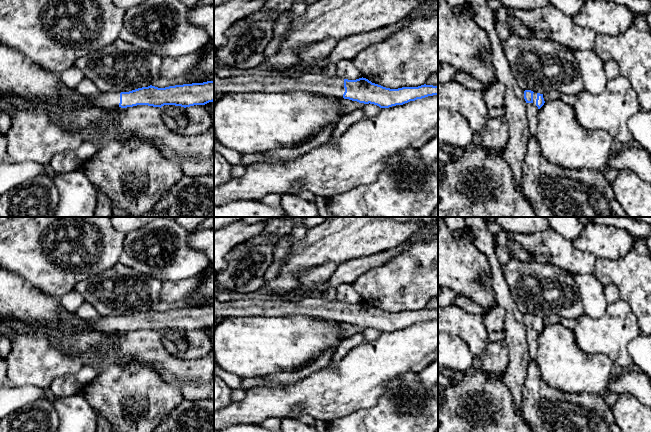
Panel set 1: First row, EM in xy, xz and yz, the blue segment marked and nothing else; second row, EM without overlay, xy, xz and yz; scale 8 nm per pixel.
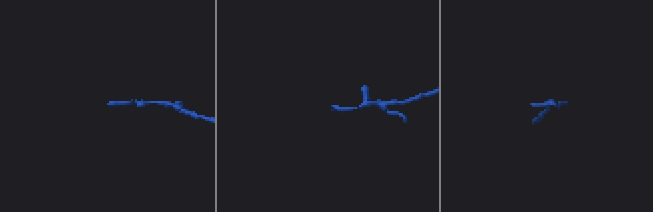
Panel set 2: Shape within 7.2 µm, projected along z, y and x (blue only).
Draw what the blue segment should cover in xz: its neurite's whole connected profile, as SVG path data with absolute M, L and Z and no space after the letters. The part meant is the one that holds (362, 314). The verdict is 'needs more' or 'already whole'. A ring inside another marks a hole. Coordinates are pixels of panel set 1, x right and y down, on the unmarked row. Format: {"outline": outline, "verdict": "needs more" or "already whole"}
{"outline": "M214 292L214 314L221 317L313 317L333 322L344 322L380 332L403 329L410 325L438 319L438 309L421 309L390 313L372 307L366 302L356 304L338 300L328 301L320 296L307 296L300 301L286 302L278 299L243 299L221 302Z", "verdict": "needs more"}

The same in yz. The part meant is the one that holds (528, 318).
{"outline": "M531 314L524 315L524 323L526 327L533 327L538 331L538 333L540 333L545 327L543 318L533 316Z", "verdict": "needs more"}

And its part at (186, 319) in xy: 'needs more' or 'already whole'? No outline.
needs more

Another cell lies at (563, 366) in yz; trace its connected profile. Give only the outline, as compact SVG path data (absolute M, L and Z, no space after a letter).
M560 322L545 326L539 333L535 361L550 387L601 396L607 394L615 365L607 356L584 353L575 343L573 330Z

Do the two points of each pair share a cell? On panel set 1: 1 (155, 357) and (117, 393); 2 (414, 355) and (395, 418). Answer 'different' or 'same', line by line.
1: different
2: different

